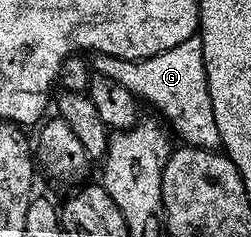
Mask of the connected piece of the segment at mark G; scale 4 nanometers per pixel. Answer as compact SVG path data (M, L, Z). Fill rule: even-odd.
M199 35L190 37L161 54L147 57L144 61L127 61L114 55L98 53L91 58L90 65L97 74L114 79L114 82L128 88L137 98L144 101L146 99L150 104L156 105L157 111L161 113L159 116L167 122L175 136L177 133L181 137L179 140L183 144L199 149L221 148L218 123L214 119L214 107L210 103L210 87Z

